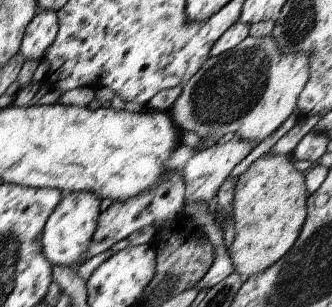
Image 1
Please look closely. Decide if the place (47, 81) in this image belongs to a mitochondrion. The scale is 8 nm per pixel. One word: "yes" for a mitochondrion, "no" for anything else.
no

